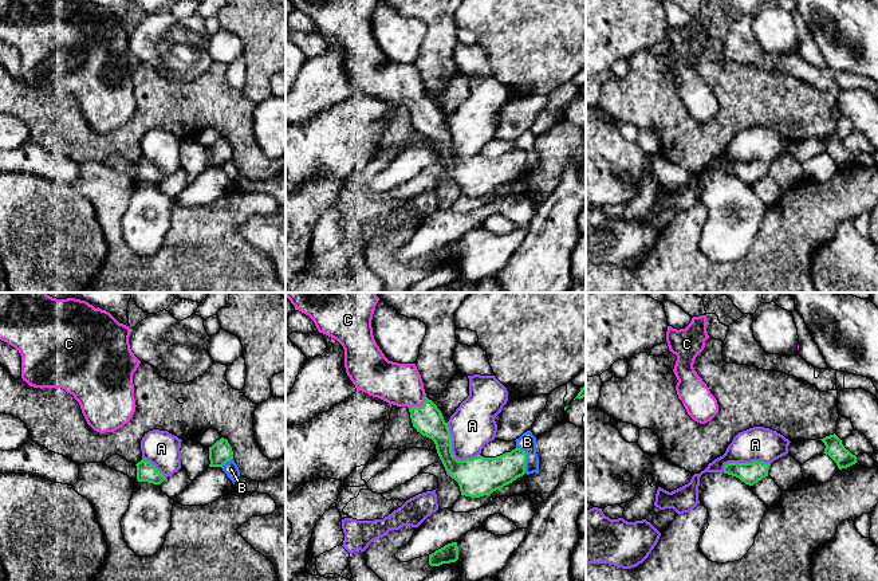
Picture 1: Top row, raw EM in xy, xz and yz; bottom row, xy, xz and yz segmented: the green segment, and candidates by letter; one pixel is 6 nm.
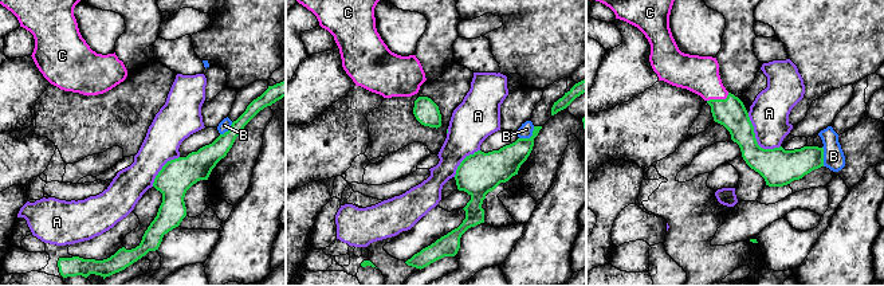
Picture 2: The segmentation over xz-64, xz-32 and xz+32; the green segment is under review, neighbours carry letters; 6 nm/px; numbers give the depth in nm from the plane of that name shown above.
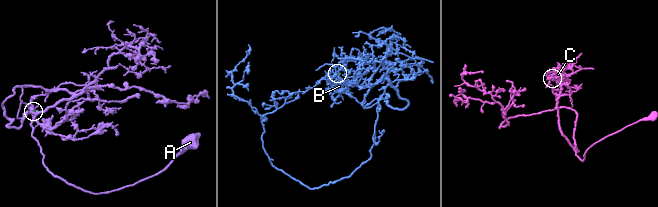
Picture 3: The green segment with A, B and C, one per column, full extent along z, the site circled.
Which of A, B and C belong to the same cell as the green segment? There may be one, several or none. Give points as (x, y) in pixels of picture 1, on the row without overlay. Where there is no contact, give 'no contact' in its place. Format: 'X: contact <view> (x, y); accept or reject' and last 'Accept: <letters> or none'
A: contact xz (452, 152); reject
B: contact xz (526, 159); reject
C: contact xz (420, 106); accept
Accept: C

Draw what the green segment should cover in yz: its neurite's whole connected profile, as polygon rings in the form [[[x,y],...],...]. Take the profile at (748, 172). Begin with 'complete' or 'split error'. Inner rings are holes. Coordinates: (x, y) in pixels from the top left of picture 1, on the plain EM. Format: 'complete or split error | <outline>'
complete | [[[728,162],[724,166],[724,173],[739,177],[745,184],[753,185],[763,177],[768,176],[771,162]]]

